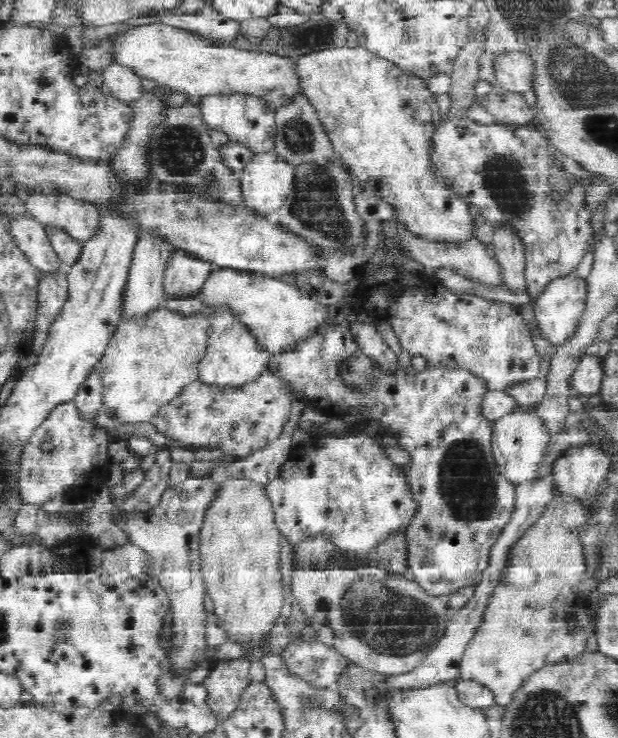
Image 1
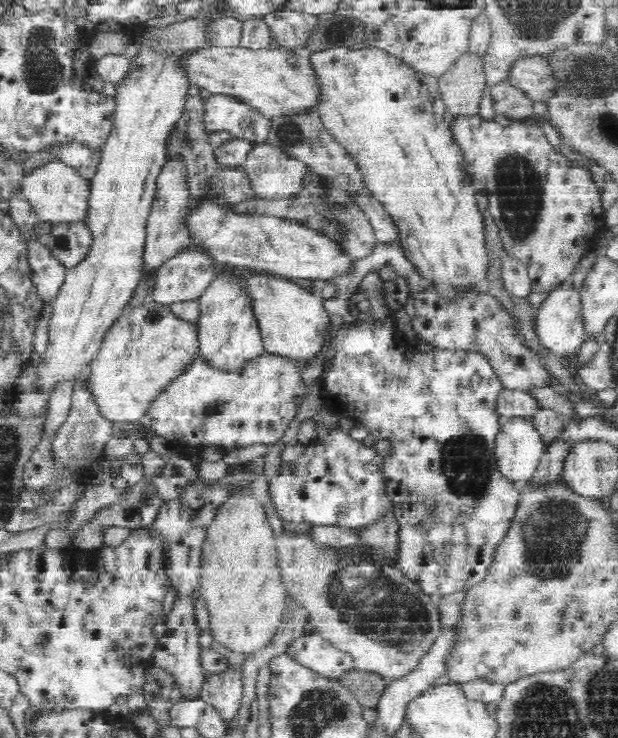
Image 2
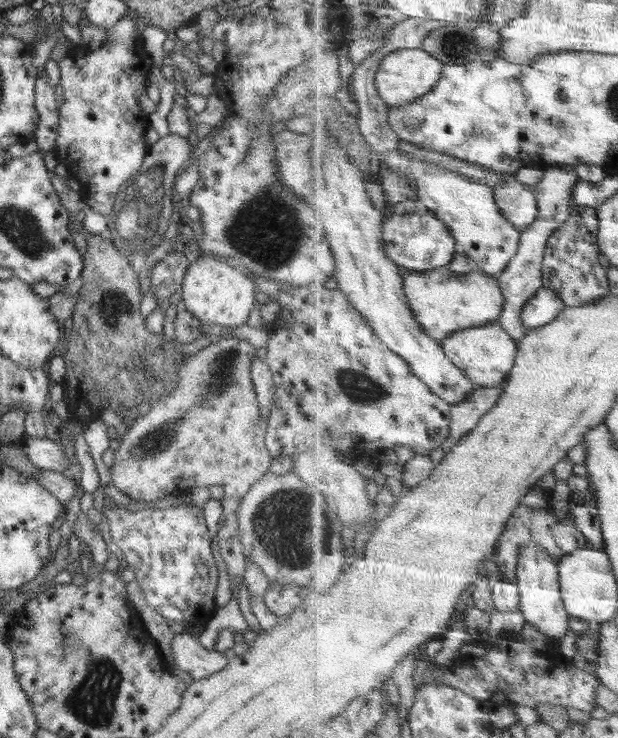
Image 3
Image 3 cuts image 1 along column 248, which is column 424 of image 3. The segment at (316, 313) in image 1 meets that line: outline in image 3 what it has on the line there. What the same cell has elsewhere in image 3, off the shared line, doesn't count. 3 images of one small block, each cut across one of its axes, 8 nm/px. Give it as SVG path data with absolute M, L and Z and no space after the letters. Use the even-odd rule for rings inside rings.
M449 266L424 272L407 272L405 291L413 311L430 335L442 342L458 331L494 323L500 318L506 304L500 276L480 269L462 274Z

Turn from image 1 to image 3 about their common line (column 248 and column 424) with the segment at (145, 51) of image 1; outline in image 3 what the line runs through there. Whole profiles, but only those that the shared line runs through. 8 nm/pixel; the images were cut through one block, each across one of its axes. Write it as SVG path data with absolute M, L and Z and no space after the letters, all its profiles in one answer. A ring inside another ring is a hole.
M400 49L389 54L382 62L377 74L377 87L381 97L389 104L406 106L425 97L443 79L446 64L430 51L420 49Z

